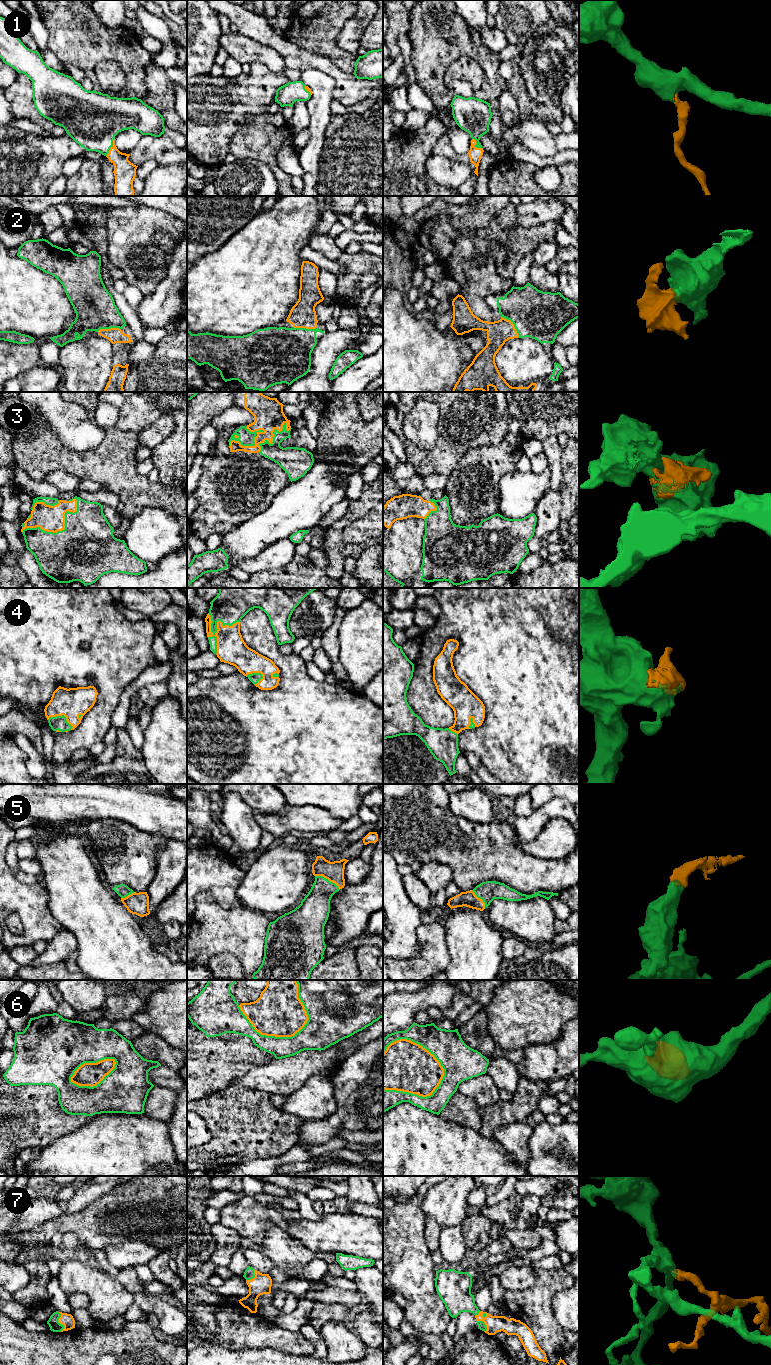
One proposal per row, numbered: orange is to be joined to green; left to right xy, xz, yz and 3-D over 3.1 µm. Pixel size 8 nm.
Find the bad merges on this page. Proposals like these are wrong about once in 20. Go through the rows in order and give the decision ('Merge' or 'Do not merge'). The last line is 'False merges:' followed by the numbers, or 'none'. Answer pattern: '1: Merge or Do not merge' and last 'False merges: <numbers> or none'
1: Merge
2: Merge
3: Merge
4: Merge
5: Merge
6: Do not merge
7: Merge
False merges: 6

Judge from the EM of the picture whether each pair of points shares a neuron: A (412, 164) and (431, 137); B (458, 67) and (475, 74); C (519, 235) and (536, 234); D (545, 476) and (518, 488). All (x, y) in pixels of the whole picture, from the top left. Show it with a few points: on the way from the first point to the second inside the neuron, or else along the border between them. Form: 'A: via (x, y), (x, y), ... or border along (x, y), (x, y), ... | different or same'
A: via (412, 157), (424, 144) | same
B: via (462, 69), (467, 69), (471, 72) | same
C: via (523, 235), (532, 235) | same
D: via (538, 483), (535, 486), (525, 488) | same

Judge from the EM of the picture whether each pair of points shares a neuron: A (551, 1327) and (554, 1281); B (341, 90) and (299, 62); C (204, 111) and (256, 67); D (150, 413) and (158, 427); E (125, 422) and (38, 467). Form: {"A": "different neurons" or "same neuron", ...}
{"A": "same neuron", "B": "same neuron", "C": "same neuron", "D": "different neurons", "E": "different neurons"}

